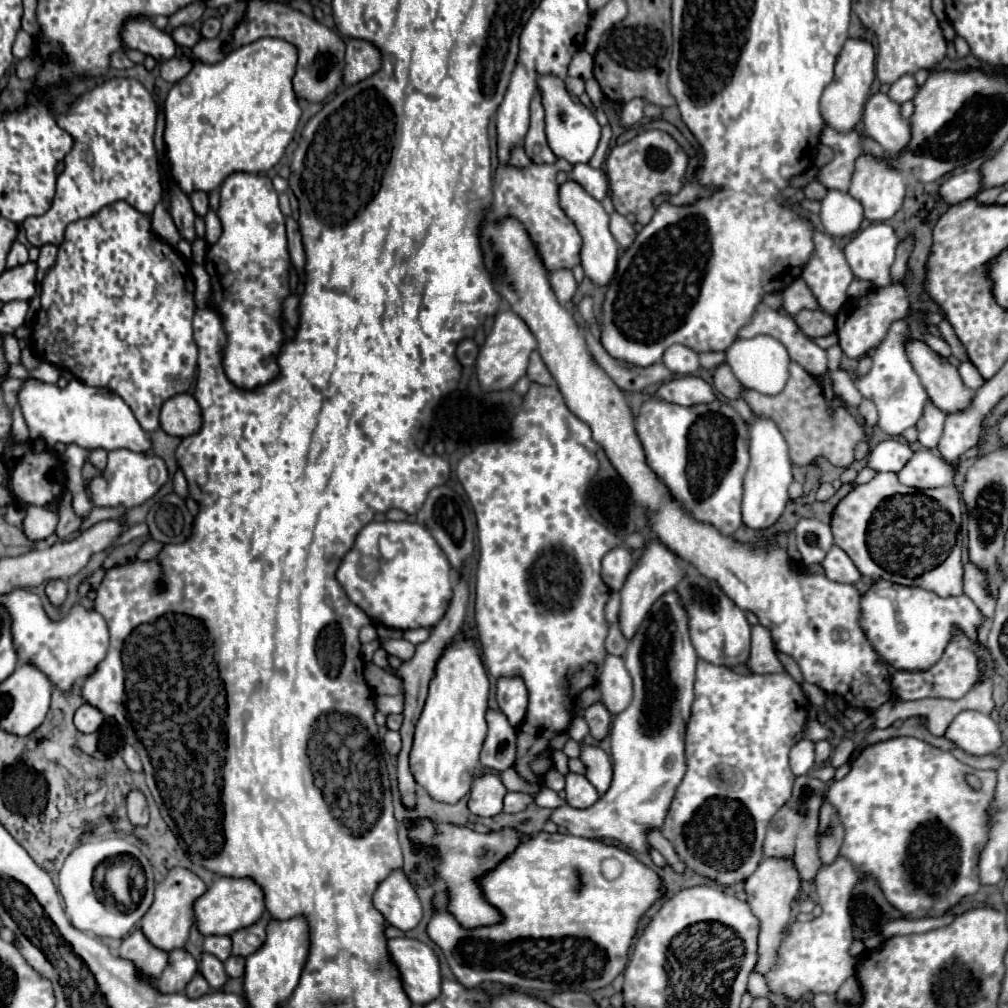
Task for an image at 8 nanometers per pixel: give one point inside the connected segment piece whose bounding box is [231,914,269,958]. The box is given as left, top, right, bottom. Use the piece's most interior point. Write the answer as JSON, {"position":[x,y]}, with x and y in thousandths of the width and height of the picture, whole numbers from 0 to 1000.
{"position":[242,936]}

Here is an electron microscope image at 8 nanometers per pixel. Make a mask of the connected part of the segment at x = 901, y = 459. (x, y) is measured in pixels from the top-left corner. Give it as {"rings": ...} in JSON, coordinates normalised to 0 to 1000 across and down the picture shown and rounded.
{"rings":[[[884,435],[870,440],[864,446],[860,460],[870,468],[892,468],[902,458],[904,452],[906,452],[906,446],[900,438]]]}

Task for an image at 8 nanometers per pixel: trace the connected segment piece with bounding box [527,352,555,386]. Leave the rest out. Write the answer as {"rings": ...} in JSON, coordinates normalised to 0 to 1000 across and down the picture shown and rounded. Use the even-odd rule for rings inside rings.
{"rings":[[[529,349],[527,351],[527,359],[525,359],[525,365],[523,365],[523,373],[527,379],[533,379],[537,383],[549,383],[549,375],[541,363],[541,359],[537,357],[535,349]]]}

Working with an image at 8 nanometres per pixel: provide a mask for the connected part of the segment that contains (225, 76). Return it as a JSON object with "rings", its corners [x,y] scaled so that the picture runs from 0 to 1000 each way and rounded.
{"rings":[[[257,38],[255,42],[243,44],[225,54],[215,63],[203,63],[193,60],[189,50],[180,47],[181,53],[191,60],[189,71],[180,77],[168,89],[164,99],[164,161],[168,161],[168,187],[184,188],[186,194],[191,190],[211,190],[231,171],[265,171],[283,153],[285,143],[291,139],[299,107],[291,93],[289,77],[293,73],[295,52],[293,48],[277,38]]]}

